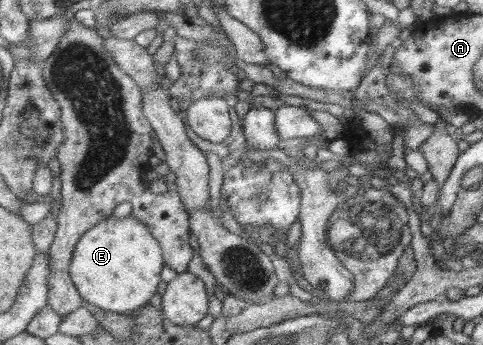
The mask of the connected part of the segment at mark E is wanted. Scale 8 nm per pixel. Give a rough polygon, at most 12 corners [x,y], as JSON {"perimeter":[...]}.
{"perimeter":[[132,213],[94,226],[72,278],[131,314],[163,292],[160,240]]}

